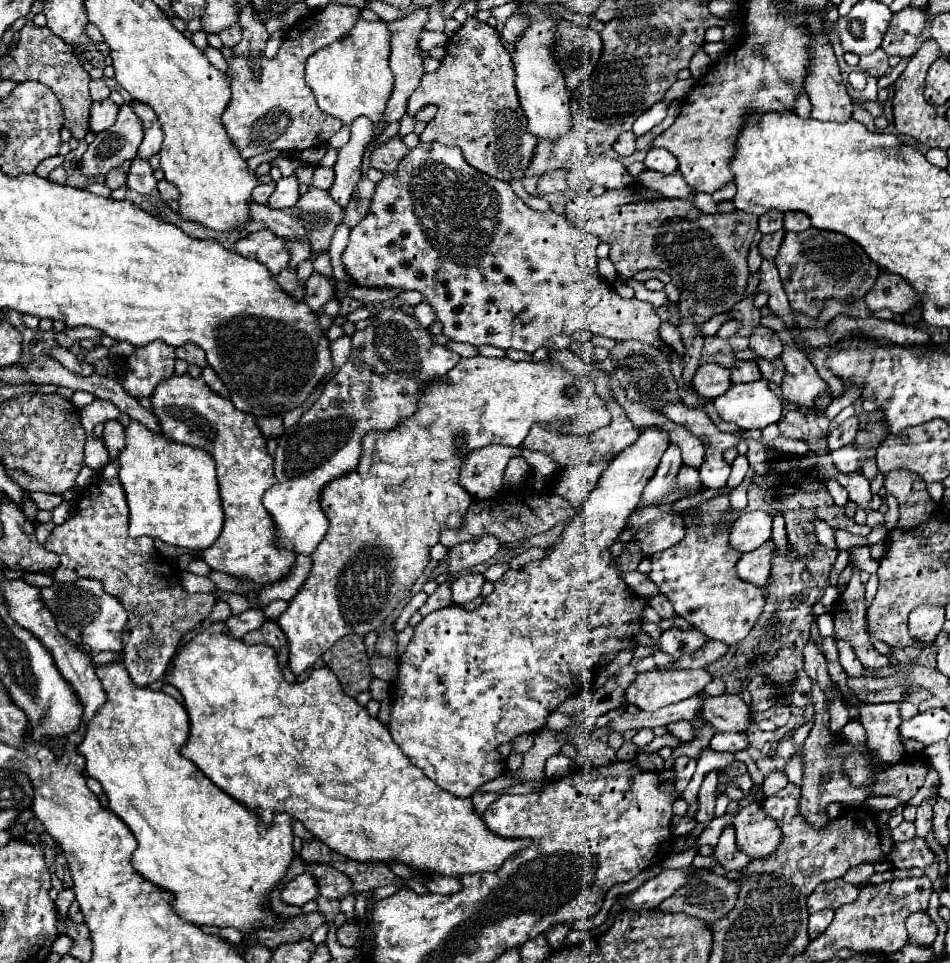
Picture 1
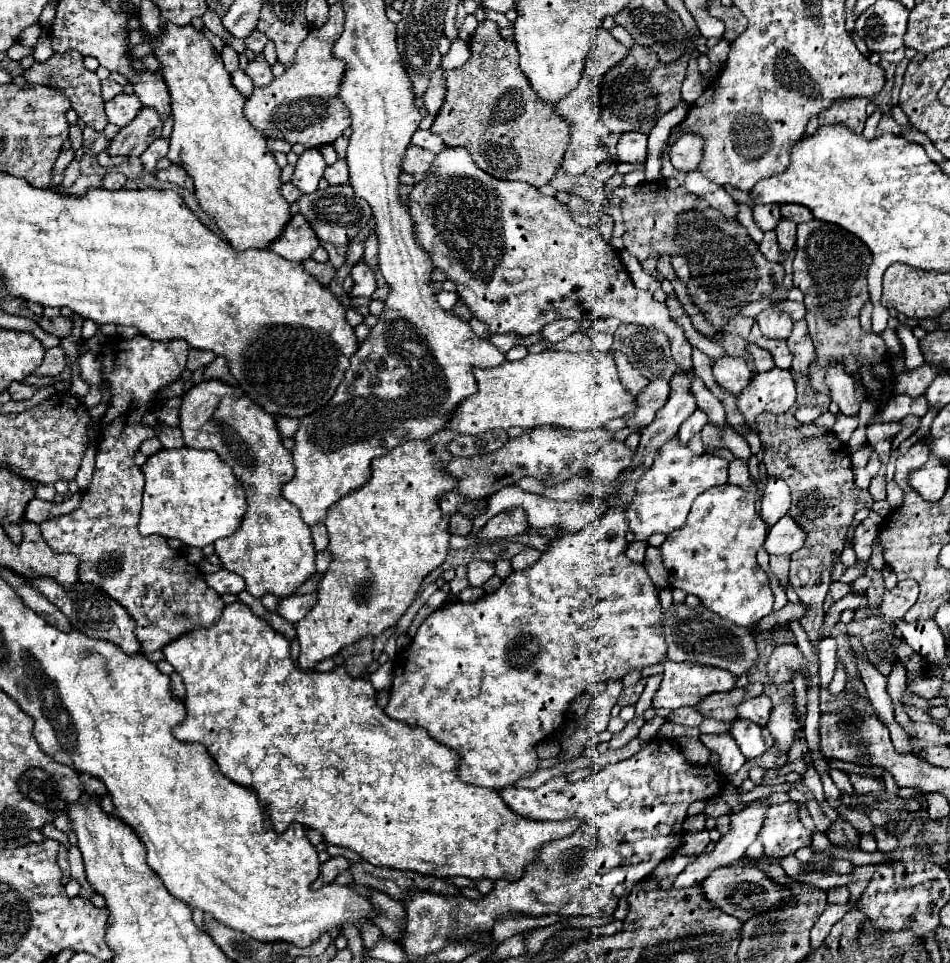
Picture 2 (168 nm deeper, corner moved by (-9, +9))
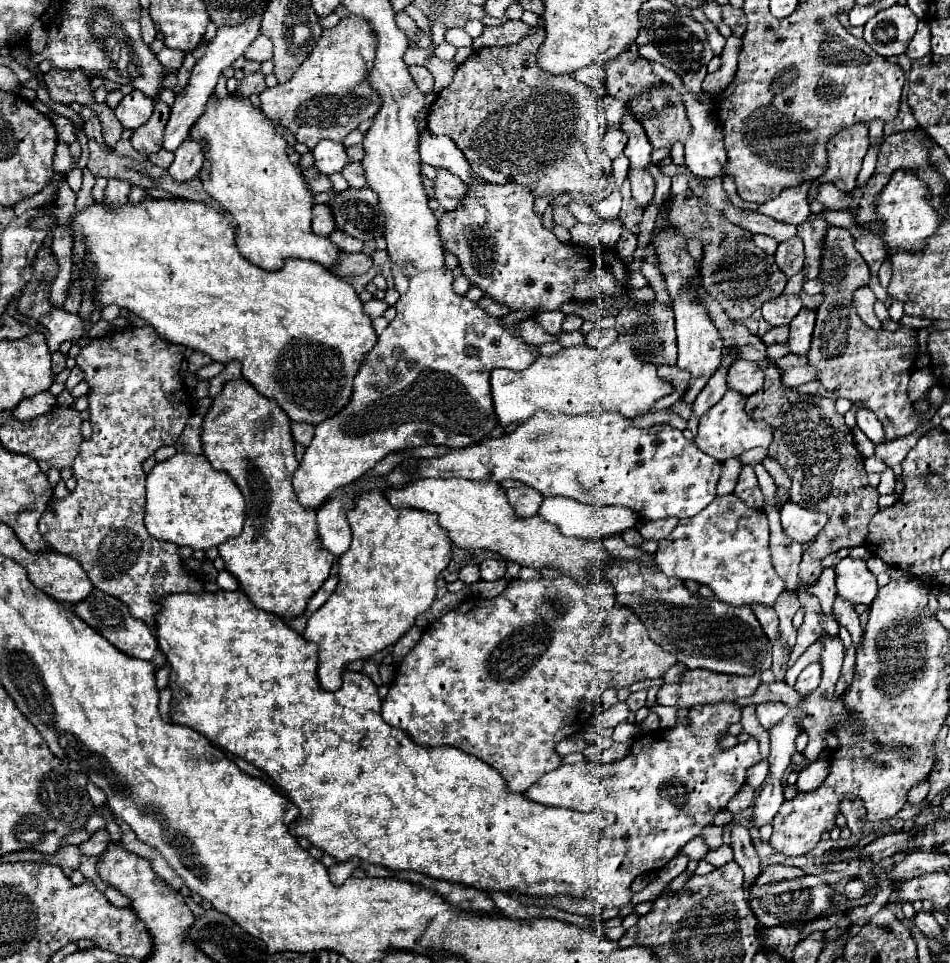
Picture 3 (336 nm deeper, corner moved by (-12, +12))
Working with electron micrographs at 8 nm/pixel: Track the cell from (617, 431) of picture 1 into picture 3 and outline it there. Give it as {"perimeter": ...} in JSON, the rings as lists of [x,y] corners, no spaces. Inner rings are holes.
{"perimeter":[[[659,368],[657,372],[659,372],[659,378],[667,380],[673,386],[673,390],[677,390],[679,394],[685,390],[687,380],[689,380],[689,374],[687,372],[681,372],[677,368]]]}

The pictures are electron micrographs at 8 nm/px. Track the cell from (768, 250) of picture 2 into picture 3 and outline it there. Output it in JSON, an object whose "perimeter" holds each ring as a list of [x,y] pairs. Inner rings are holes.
{"perimeter":[[[757,234],[757,236],[753,236],[753,242],[761,248],[761,250],[765,250],[767,254],[775,254],[775,250],[777,250],[777,240],[773,240],[773,238],[769,238],[769,236],[763,236],[763,234]]]}

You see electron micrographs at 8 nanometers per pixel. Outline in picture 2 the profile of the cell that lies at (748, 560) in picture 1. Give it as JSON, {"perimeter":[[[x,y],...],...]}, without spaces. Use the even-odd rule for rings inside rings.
{"perimeter":[[[784,515],[772,529],[764,541],[764,549],[770,555],[792,555],[806,541],[806,531],[788,515]]]}

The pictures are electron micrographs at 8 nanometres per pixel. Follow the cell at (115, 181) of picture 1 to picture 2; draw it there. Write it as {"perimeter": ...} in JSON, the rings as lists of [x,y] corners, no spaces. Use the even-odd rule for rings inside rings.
{"perimeter":[[[108,173],[102,177],[102,187],[110,189],[110,191],[118,191],[122,189],[126,183],[126,177],[122,173]]]}

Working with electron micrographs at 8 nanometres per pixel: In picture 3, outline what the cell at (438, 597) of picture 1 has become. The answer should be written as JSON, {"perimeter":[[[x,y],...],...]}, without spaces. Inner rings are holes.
{"perimeter":[[[469,564],[469,566],[463,566],[459,570],[459,580],[465,582],[465,584],[473,584],[479,580],[479,568],[477,564]]]}

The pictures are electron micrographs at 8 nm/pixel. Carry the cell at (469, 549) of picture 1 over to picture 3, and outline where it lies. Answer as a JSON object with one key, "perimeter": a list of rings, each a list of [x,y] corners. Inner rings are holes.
{"perimeter":[[[525,486],[525,488],[507,490],[507,500],[513,506],[517,518],[531,518],[537,514],[543,496],[537,494],[537,490]]]}

